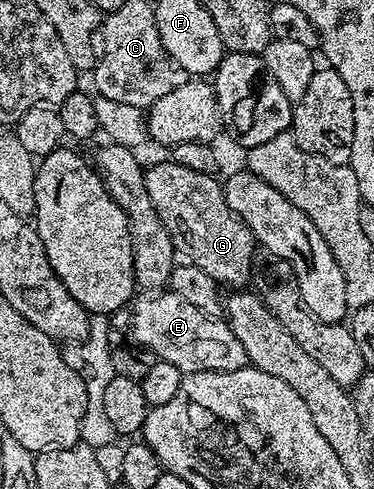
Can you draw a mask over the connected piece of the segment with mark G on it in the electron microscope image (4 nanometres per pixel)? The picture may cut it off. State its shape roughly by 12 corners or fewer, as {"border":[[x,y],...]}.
{"border":[[147,166],[177,254],[247,286],[258,242],[213,175]]}

